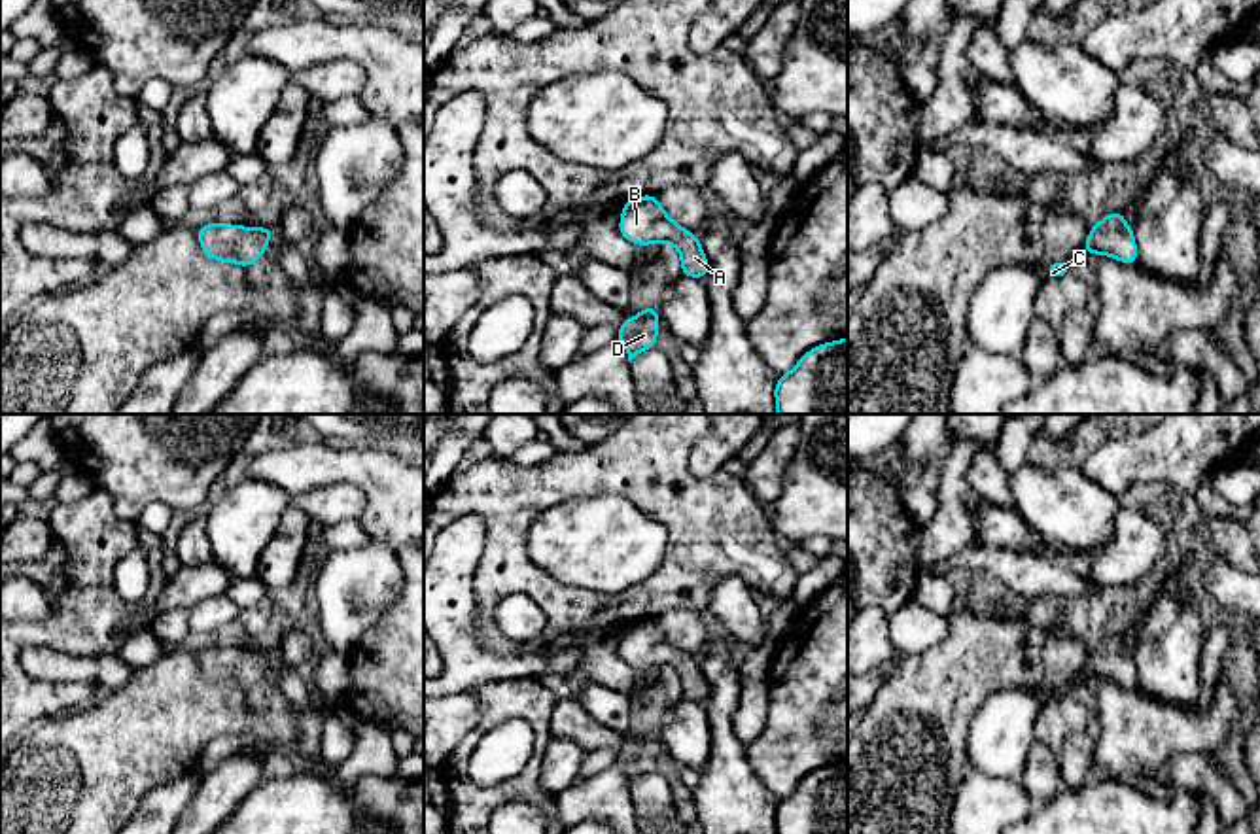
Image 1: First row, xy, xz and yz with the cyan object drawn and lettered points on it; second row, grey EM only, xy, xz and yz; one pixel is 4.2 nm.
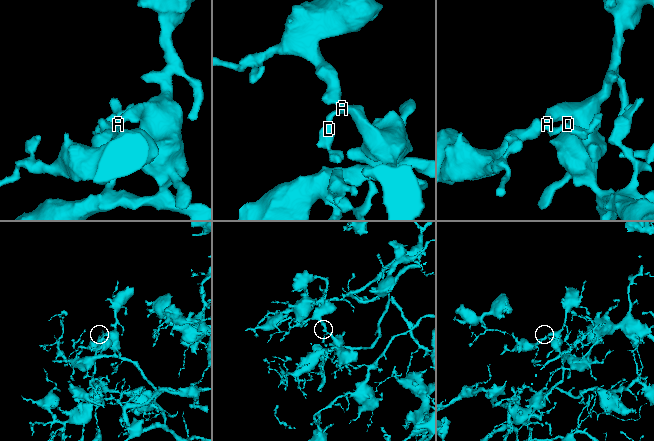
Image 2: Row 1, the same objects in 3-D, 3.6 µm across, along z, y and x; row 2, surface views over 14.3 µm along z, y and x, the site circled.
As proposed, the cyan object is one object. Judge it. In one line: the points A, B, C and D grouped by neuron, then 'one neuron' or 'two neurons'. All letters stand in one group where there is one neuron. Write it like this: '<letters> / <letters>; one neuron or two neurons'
A B C D; one neuron

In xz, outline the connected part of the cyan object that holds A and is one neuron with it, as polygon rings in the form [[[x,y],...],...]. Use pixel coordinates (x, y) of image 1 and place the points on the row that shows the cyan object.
[[[643,195],[622,204],[619,233],[632,244],[674,244],[681,257],[681,274],[706,278],[709,261],[704,255],[700,238],[674,221],[656,195]]]

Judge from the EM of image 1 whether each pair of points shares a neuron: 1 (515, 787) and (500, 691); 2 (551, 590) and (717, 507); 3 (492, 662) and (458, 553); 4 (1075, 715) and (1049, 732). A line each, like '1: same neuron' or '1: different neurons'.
1: same neuron
2: same neuron
3: same neuron
4: same neuron

